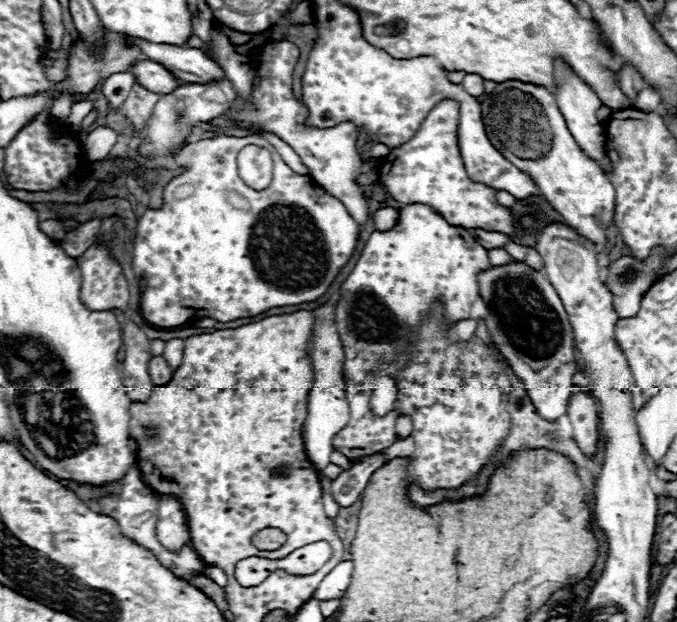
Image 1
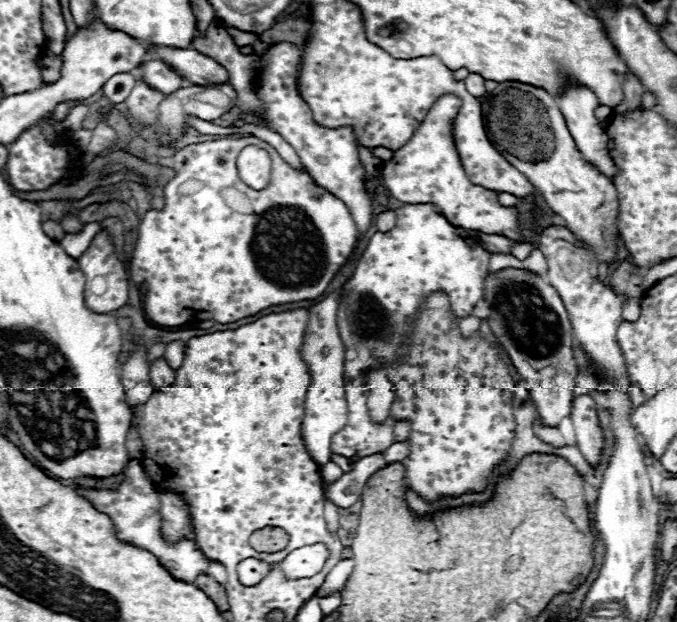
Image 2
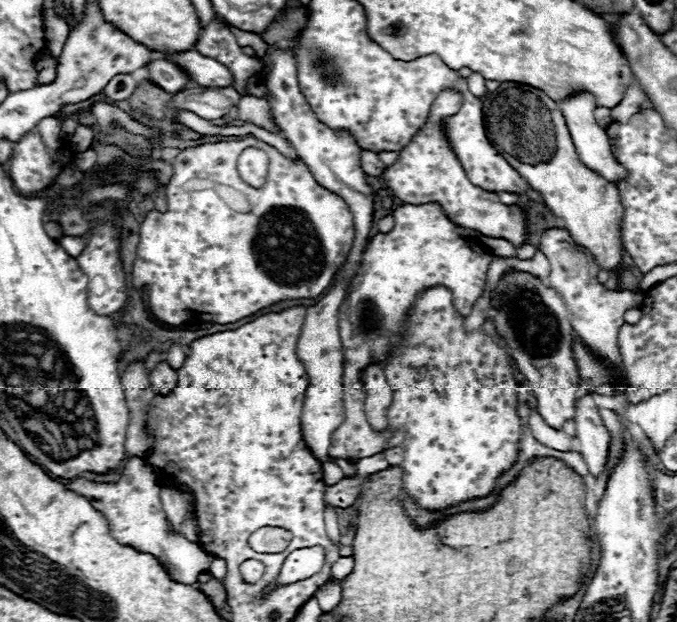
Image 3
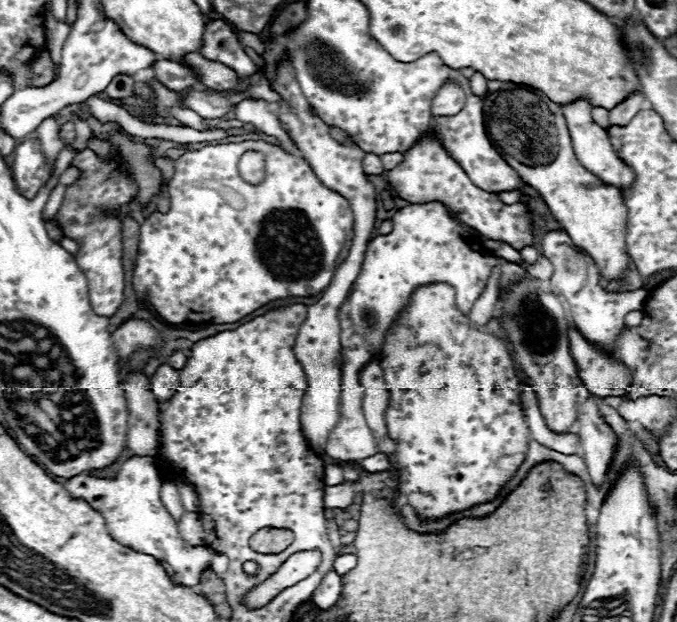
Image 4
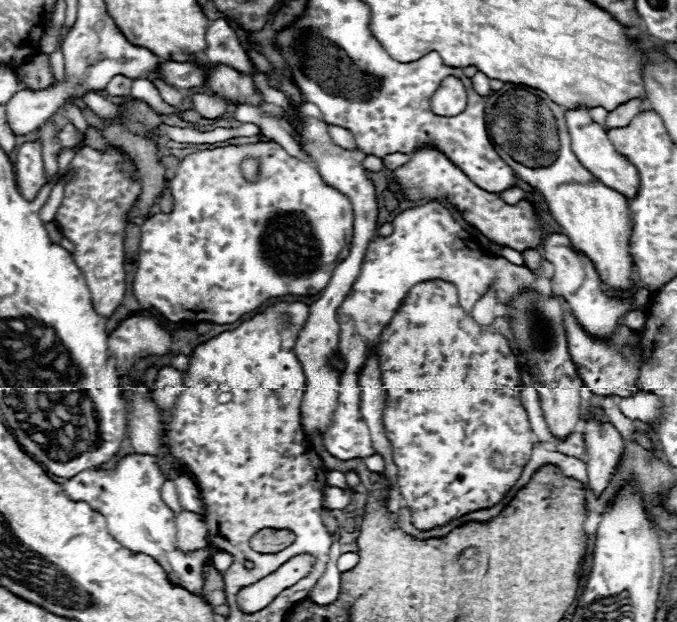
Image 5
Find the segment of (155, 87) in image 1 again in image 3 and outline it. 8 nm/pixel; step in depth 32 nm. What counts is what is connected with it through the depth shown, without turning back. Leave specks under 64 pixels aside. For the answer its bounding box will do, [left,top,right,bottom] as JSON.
[146,60,190,94]

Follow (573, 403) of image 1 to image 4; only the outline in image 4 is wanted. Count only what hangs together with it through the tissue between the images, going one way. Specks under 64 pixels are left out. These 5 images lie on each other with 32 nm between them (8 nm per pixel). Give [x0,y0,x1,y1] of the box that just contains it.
[576,398,616,484]

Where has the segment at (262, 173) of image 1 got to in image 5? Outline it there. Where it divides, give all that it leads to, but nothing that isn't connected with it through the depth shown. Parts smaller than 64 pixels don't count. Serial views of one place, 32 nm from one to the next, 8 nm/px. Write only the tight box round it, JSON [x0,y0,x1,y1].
[242,158,260,182]

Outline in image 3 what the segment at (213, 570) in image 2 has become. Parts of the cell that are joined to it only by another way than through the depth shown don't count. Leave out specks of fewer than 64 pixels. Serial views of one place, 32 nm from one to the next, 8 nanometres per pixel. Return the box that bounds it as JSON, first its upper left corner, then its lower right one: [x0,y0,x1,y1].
[206,558,226,582]

